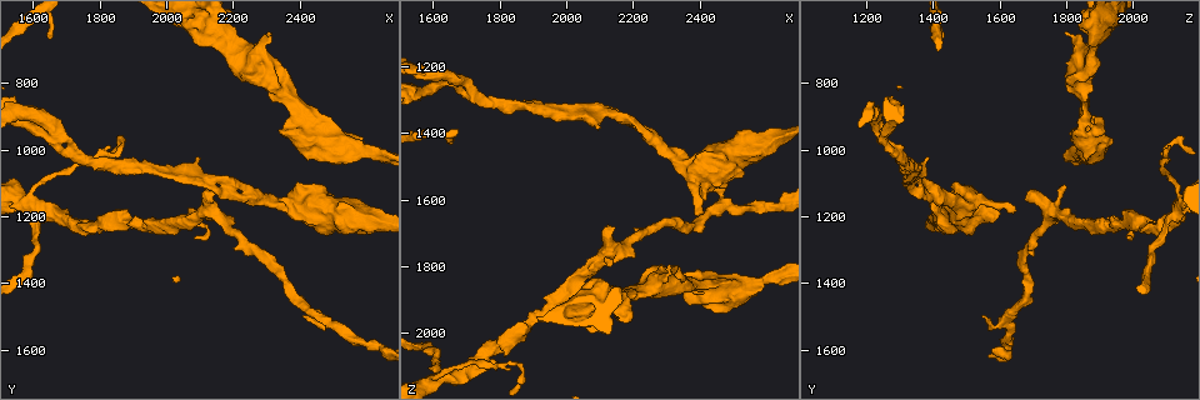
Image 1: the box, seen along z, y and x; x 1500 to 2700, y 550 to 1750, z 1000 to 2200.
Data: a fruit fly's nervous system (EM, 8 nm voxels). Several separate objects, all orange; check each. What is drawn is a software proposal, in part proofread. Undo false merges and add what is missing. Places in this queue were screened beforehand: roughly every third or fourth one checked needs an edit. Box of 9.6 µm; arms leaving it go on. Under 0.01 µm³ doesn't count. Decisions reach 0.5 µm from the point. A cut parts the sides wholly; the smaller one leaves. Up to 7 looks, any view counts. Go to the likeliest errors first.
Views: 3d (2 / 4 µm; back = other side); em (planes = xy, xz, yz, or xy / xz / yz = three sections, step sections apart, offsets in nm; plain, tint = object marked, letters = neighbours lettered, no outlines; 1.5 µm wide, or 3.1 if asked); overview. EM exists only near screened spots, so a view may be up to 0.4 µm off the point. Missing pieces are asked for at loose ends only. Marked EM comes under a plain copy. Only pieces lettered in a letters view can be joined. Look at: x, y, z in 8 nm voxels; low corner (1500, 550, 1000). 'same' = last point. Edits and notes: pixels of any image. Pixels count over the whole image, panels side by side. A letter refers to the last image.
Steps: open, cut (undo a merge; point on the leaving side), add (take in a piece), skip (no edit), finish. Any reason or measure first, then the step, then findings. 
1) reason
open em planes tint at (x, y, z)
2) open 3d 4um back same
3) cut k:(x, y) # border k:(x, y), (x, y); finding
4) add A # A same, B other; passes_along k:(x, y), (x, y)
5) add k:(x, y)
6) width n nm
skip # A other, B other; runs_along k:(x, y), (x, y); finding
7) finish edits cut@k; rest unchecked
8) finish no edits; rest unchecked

a fork
open em planes letters at (1670, 980, 1250)

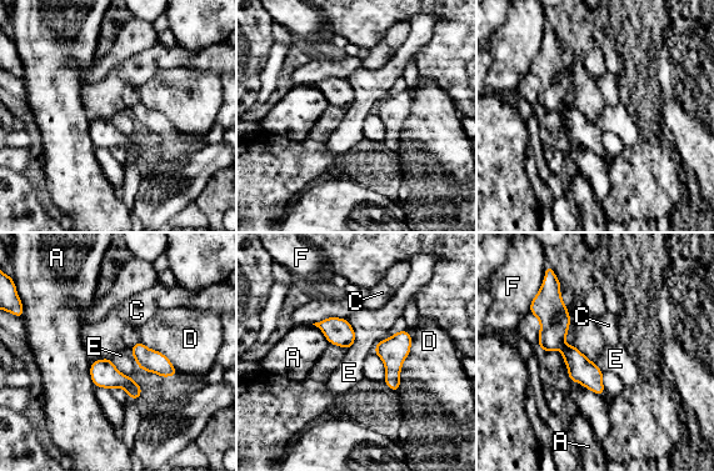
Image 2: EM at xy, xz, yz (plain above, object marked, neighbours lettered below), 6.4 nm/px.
cut 2:(552, 312) # A other, C other, D other, E other, F other; border 2:(565, 345), (562, 351); two neurons meet here

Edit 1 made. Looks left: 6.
abrupt turn
open 3d 4um at (1850, 1010, 2080)

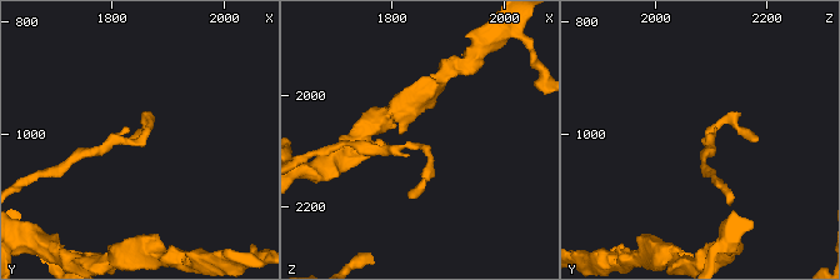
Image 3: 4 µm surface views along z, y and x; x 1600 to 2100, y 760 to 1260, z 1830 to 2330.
shape alone is not enough
open em planes letters at (1850, 1005, 2085)

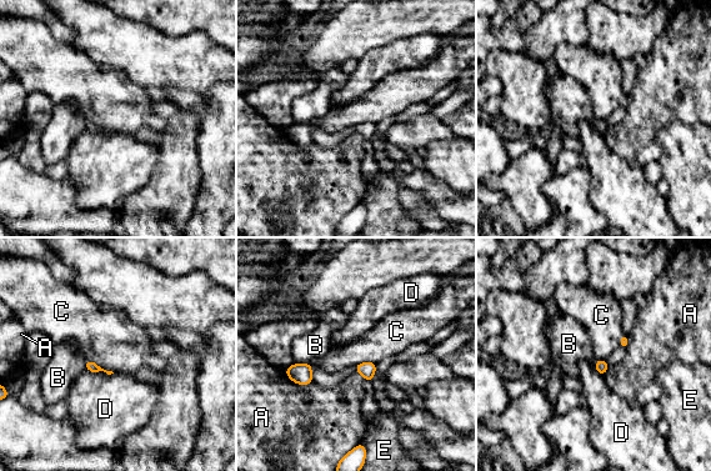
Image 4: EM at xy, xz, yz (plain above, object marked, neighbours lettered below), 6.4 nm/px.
width 60 nm; longest_contact A 220 nm
skip # A other, B other, C other, D other, E other; continuous, no second neuron

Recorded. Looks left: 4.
finish edits cut@2; rest unchecked

